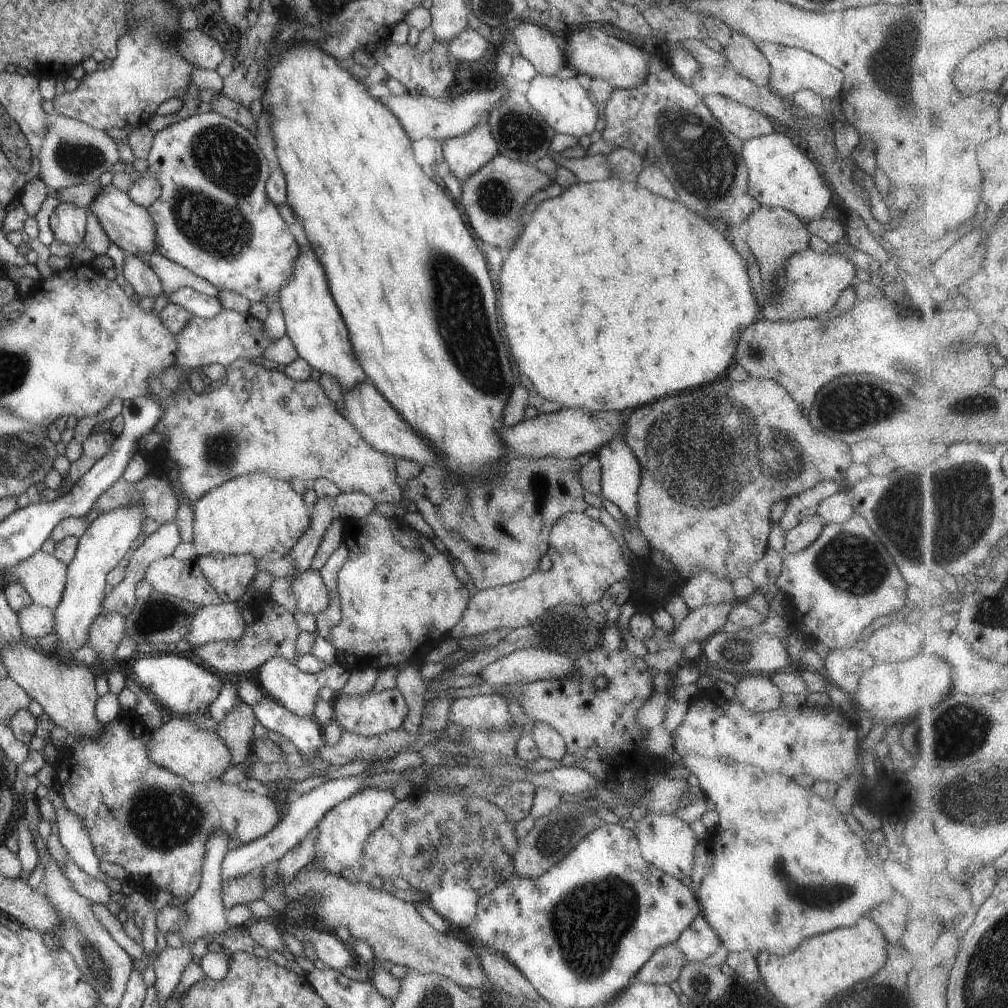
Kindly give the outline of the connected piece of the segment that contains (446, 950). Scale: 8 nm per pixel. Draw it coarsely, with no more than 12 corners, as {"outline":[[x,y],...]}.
{"outline":[[303,866],[287,902],[311,896],[317,927],[373,951],[372,984],[395,1000],[391,962],[493,992],[470,943],[413,904]]}

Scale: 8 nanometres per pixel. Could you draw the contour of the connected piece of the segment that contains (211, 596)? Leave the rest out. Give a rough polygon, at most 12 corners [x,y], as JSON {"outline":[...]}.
{"outline":[[172,554],[142,574],[152,590],[205,605],[221,600],[194,560]]}

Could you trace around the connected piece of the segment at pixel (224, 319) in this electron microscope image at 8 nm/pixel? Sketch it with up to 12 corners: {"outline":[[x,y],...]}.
{"outline":[[222,309],[192,315],[175,365],[193,370],[253,360],[273,342],[263,322]]}

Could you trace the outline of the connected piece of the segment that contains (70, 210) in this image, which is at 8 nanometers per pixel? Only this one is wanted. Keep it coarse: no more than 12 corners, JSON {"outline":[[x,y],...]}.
{"outline":[[59,203],[48,220],[53,240],[83,241],[86,209]]}

